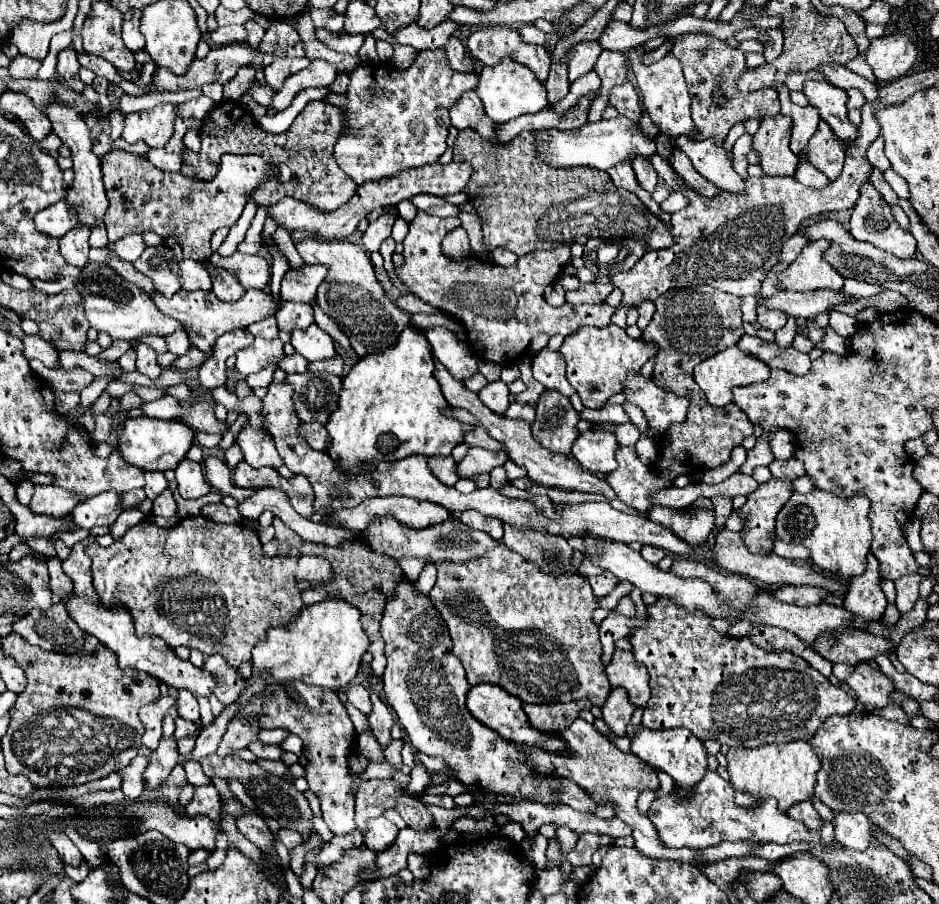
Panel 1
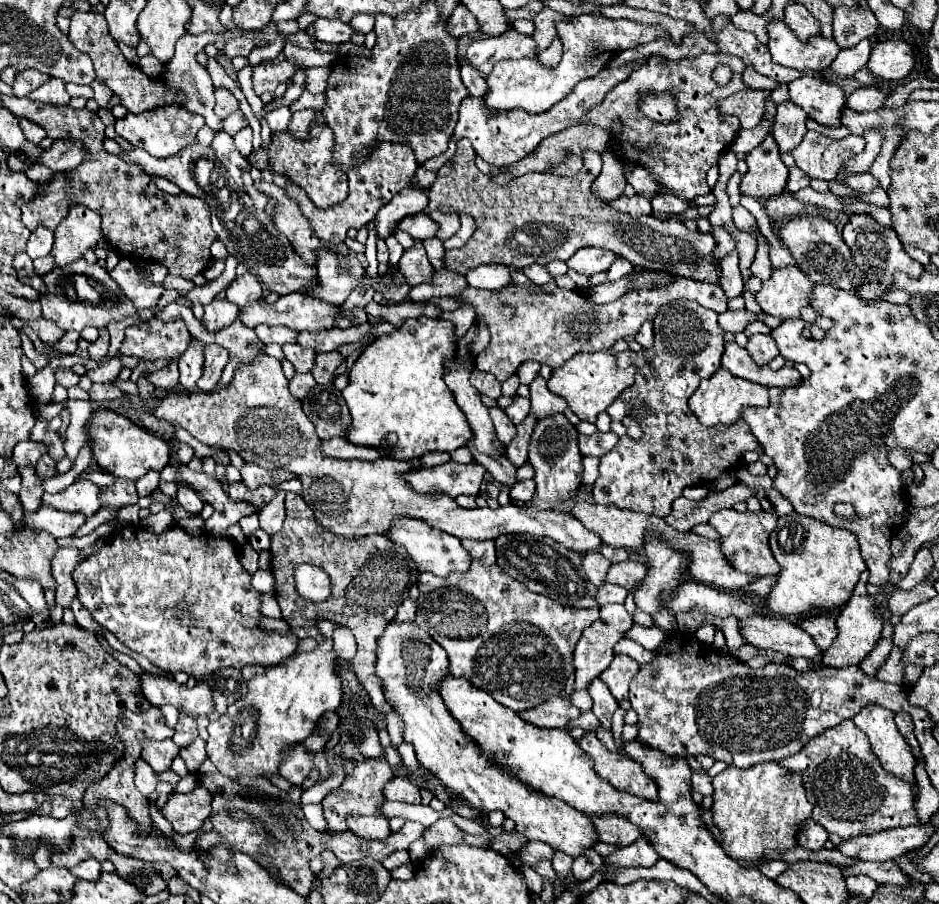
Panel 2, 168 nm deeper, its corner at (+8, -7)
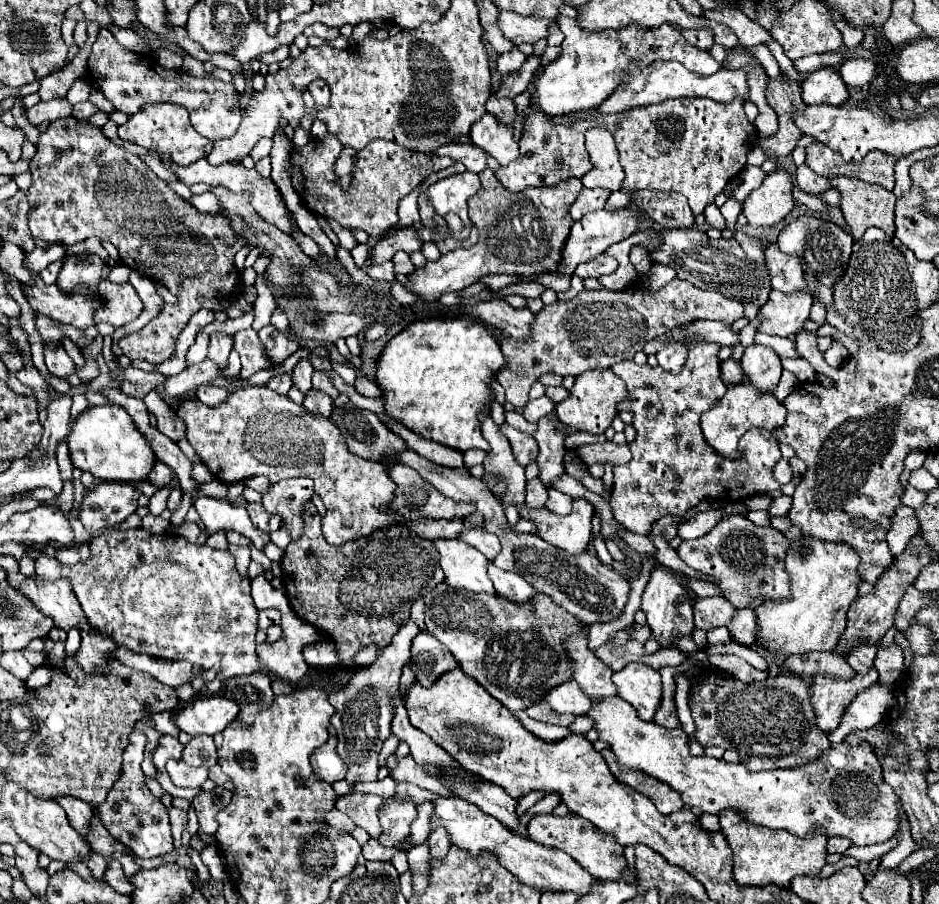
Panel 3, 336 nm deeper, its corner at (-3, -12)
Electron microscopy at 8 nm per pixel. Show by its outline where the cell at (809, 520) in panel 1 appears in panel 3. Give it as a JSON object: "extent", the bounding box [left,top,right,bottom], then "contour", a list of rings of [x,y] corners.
{"extent":[755,535,861,659],"contour":[[[799,535],[795,541],[789,543],[785,553],[785,569],[791,575],[791,599],[779,599],[779,601],[765,601],[755,609],[757,613],[757,643],[771,649],[775,655],[789,657],[789,655],[801,655],[803,659],[811,651],[833,651],[837,641],[841,639],[847,623],[847,611],[859,597],[859,583],[861,575],[857,571],[861,559],[859,553],[845,545],[845,543],[829,543],[821,539],[813,539],[809,535]]]}

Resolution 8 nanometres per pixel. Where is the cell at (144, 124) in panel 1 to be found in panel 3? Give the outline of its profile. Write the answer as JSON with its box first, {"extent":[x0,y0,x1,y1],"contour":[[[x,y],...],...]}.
{"extent":[119,103,213,167],"contour":[[[159,103],[159,105],[143,107],[137,115],[131,115],[131,119],[119,127],[119,137],[123,141],[131,141],[135,145],[141,145],[141,147],[157,151],[157,153],[169,153],[171,159],[181,167],[187,167],[189,163],[193,163],[201,157],[207,157],[213,147],[211,139],[199,135],[191,127],[189,111],[185,111],[185,107],[173,105],[173,103]]]}

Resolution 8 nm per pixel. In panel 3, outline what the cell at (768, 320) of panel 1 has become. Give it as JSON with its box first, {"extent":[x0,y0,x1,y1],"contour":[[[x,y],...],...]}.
{"extent":[741,345,781,393],"contour":[[[751,345],[741,357],[741,367],[749,381],[757,385],[763,393],[773,391],[781,377],[781,359],[779,355],[765,345]]]}

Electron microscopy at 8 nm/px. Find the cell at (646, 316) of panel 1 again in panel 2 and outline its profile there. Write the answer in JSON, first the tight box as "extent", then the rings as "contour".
{"extent":[636,322,654,348],"contour":[[[644,322],[640,332],[636,334],[636,342],[642,344],[642,348],[650,348],[654,344],[654,332],[652,332],[652,322]]]}

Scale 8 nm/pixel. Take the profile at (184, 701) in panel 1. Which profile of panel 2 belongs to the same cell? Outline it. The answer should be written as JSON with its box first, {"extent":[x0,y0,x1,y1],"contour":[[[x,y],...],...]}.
{"extent":[174,712,198,748],"contour":[[[180,712],[180,720],[176,724],[176,734],[174,734],[174,744],[184,748],[184,746],[190,746],[196,738],[198,738],[198,730],[196,730],[196,720],[190,718],[188,714]]]}

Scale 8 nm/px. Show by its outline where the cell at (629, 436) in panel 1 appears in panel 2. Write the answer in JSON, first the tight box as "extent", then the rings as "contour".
{"extent":[578,432,618,458],"contour":[[[596,432],[594,436],[580,436],[578,438],[578,448],[584,456],[596,456],[602,458],[604,454],[608,454],[618,442],[618,436],[612,432]]]}

